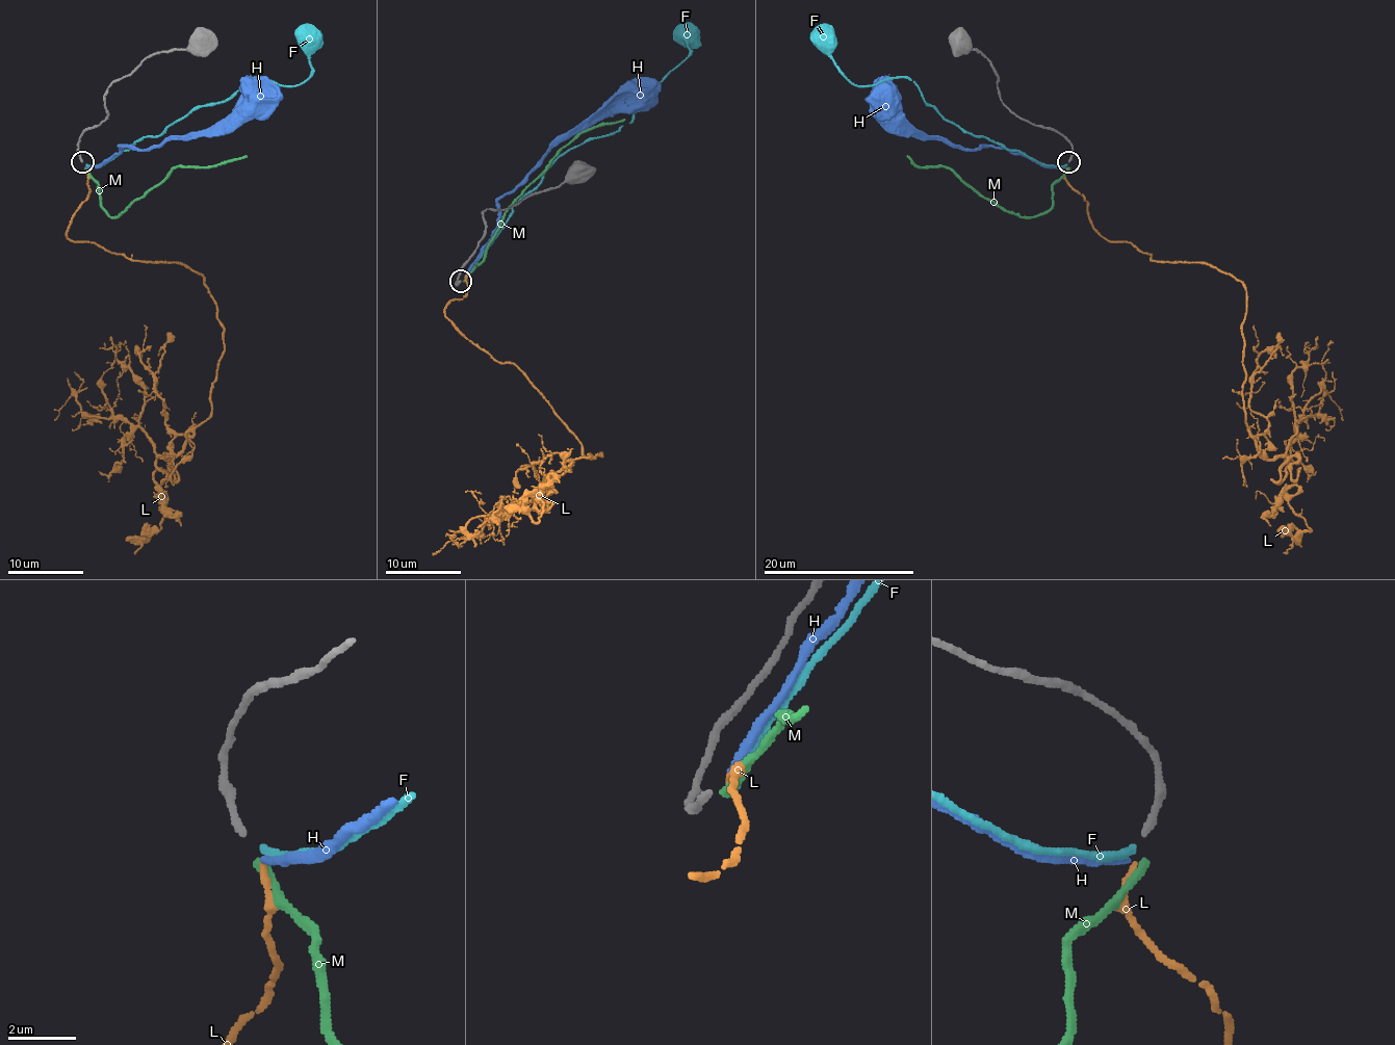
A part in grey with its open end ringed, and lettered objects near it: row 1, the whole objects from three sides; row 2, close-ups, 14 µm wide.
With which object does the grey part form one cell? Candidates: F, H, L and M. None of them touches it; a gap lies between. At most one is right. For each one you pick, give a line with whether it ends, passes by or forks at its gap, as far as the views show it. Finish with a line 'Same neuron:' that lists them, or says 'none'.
L: it ends there
Same neuron: L

